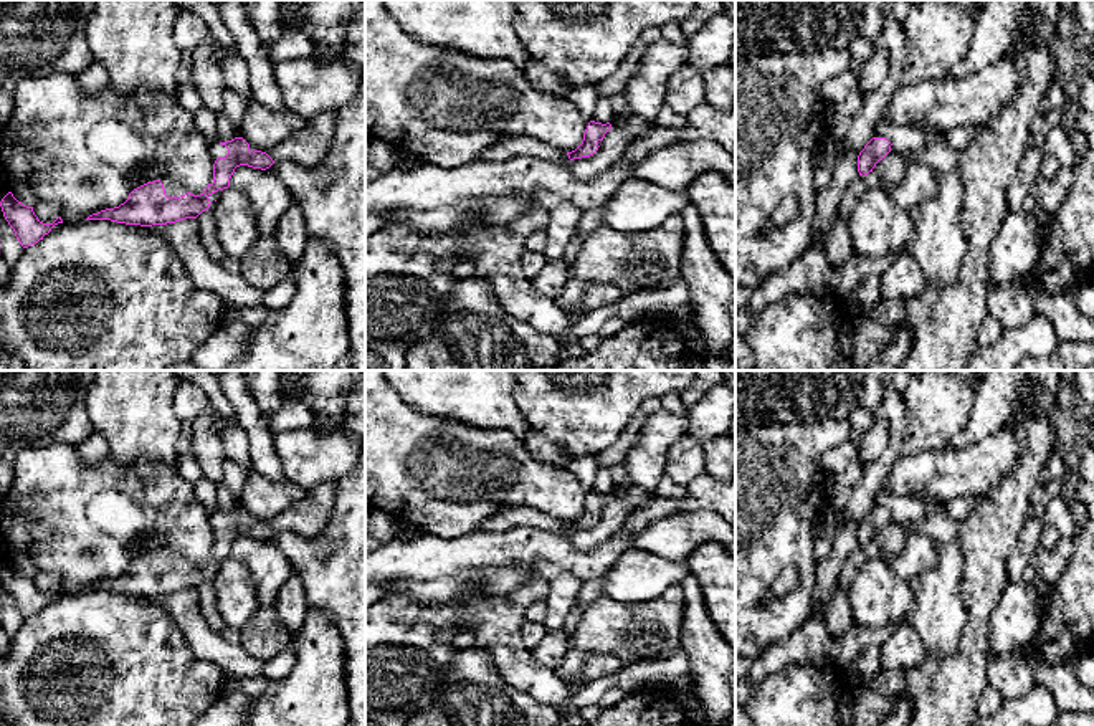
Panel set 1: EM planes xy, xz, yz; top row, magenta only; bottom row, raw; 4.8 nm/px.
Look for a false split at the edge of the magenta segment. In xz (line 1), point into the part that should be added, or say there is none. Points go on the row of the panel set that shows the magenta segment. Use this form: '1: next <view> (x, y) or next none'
1: next none

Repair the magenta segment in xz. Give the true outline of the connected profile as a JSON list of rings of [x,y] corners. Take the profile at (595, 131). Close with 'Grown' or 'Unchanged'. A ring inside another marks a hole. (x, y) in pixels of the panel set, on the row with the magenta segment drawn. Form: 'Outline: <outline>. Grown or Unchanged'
Outline: [[[590,121],[585,132],[583,132],[583,141],[582,144],[572,150],[567,152],[568,159],[582,159],[582,157],[590,157],[598,150],[598,142],[603,141],[605,134],[611,129],[611,124],[602,124],[602,122],[595,122]]]. Unchanged

